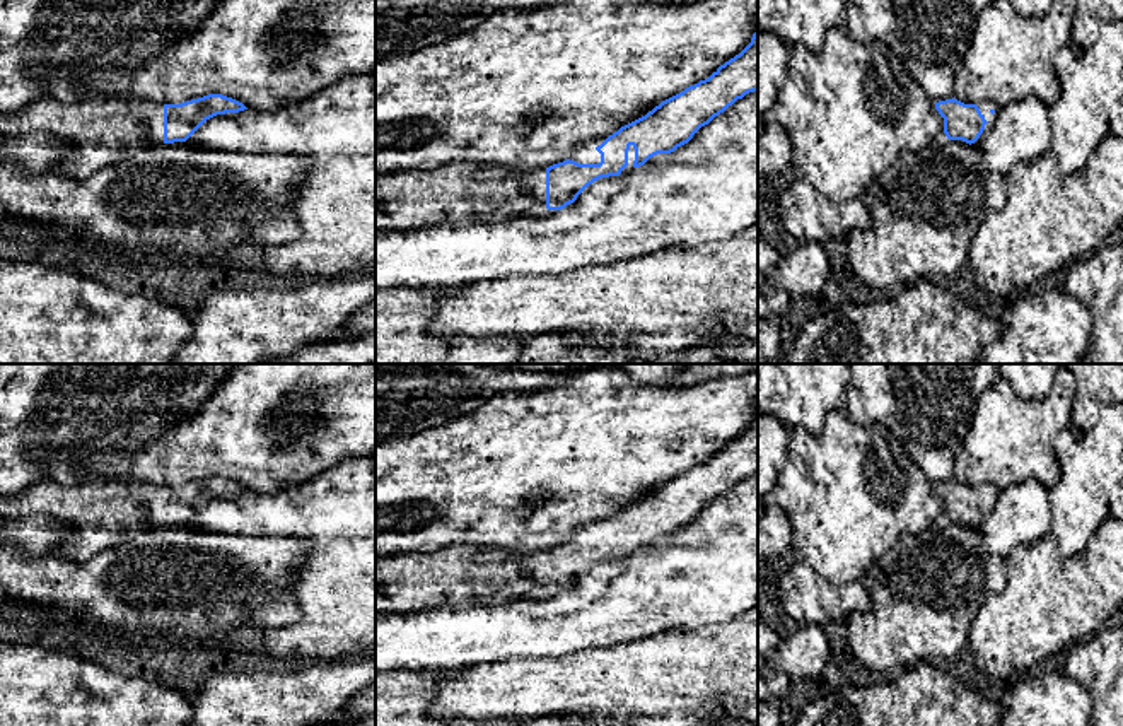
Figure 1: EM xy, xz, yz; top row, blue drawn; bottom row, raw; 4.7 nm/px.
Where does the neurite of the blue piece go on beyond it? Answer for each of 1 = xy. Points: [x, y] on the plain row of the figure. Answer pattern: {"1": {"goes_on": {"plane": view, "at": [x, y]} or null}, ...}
{"1": {"goes_on": {"plane": "xy", "at": [108, 515]}}}

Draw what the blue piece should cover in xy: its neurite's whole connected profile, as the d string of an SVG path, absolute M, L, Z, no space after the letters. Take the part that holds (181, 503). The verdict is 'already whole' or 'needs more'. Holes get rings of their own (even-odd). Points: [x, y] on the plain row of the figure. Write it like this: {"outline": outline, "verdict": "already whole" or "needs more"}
{"outline": "M208 477L181 487L111 480L65 487L41 480L15 495L0 495L0 519L48 516L75 528L70 545L55 552L77 562L121 545L142 530L186 524L207 502L247 492L242 485Z", "verdict": "needs more"}

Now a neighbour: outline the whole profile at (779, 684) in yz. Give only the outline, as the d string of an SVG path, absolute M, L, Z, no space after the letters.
M768 665L758 673L758 697L763 700L771 697L785 700L790 687L792 680L783 671L773 670Z

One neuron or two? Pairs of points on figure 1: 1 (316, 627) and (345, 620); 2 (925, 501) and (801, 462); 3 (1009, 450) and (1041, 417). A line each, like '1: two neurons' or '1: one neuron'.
1: one neuron
2: one neuron
3: one neuron

